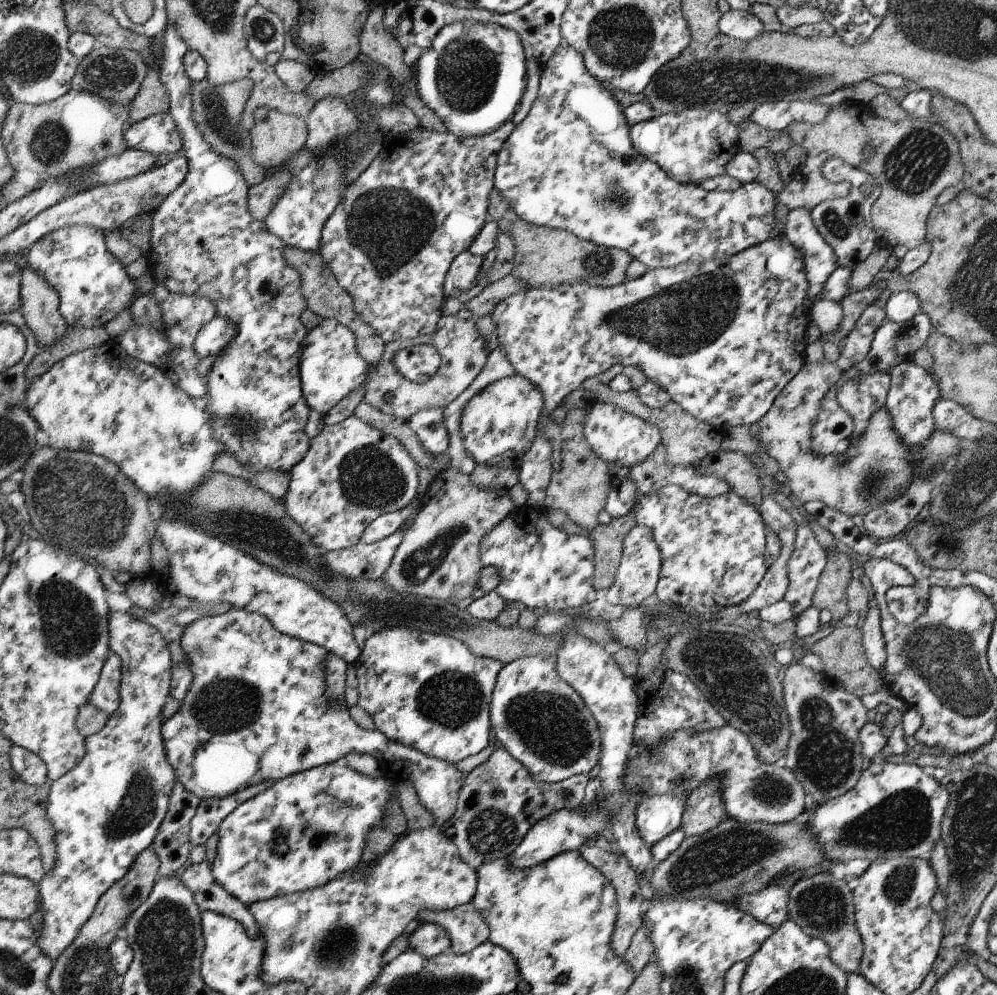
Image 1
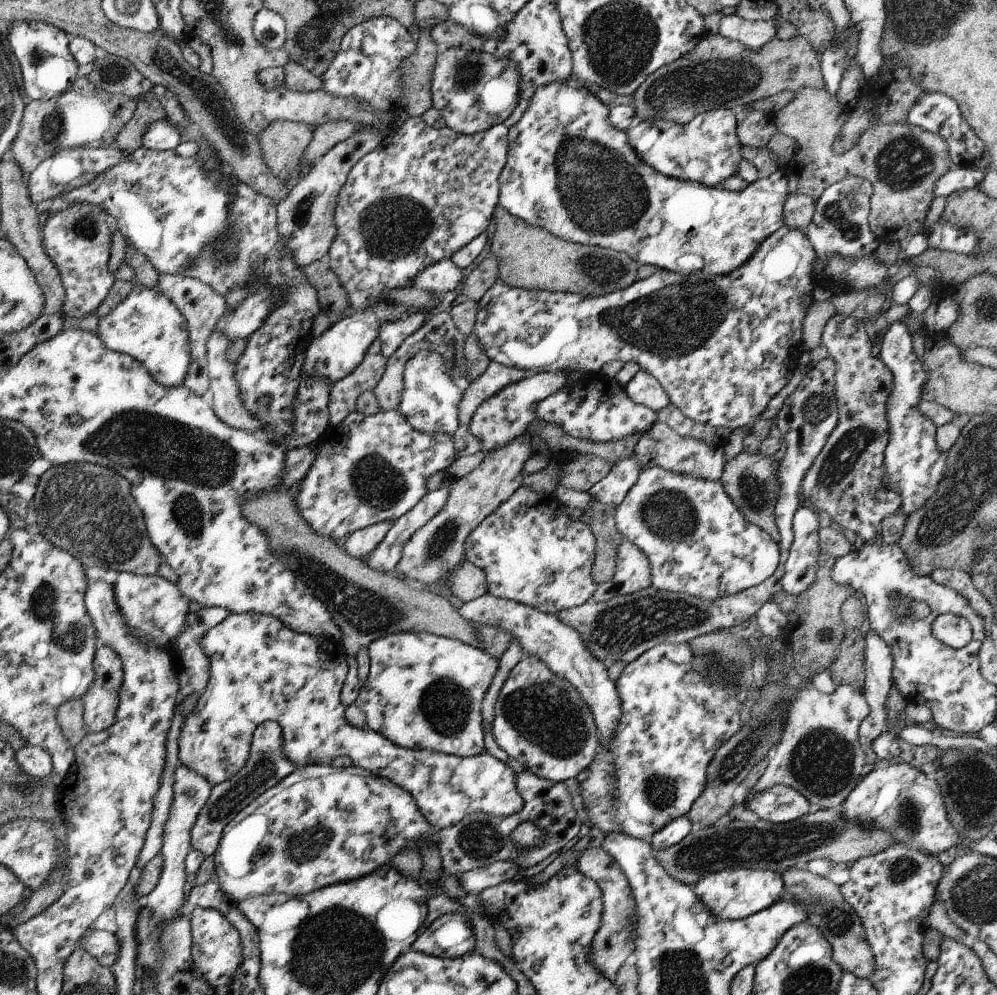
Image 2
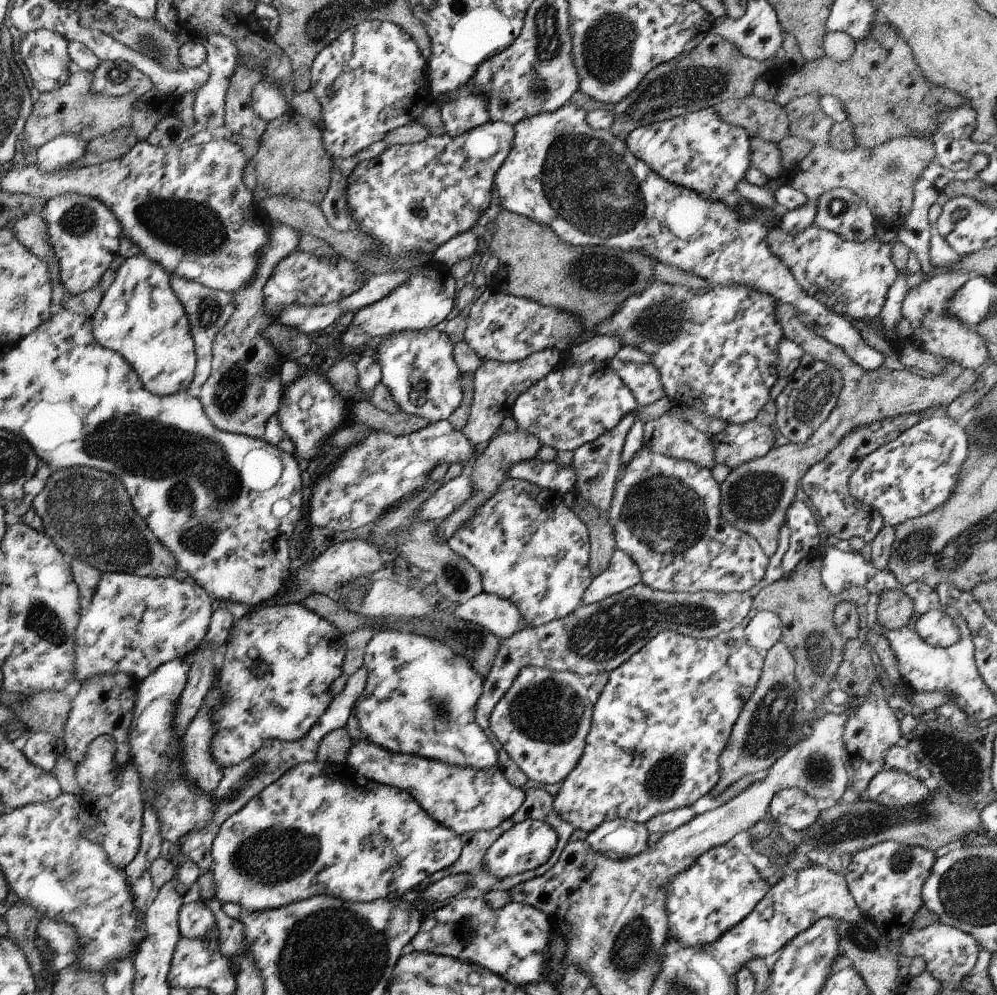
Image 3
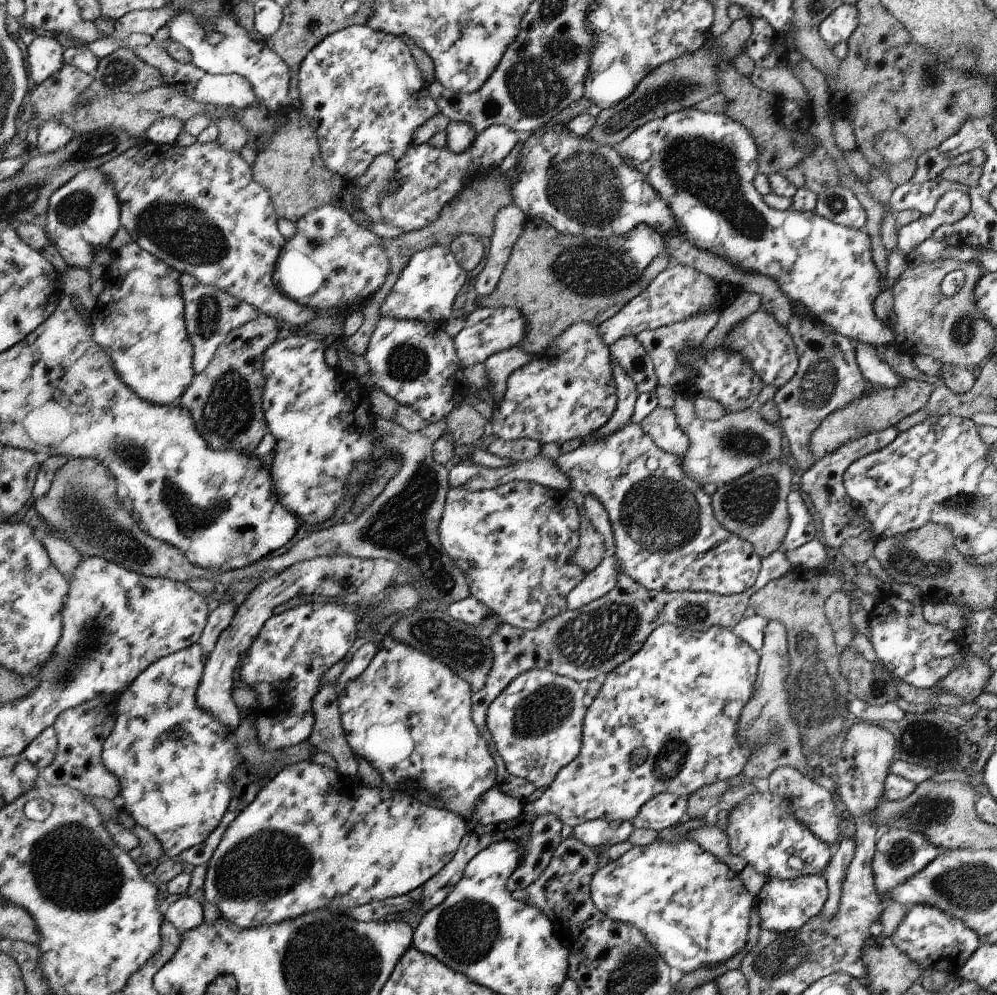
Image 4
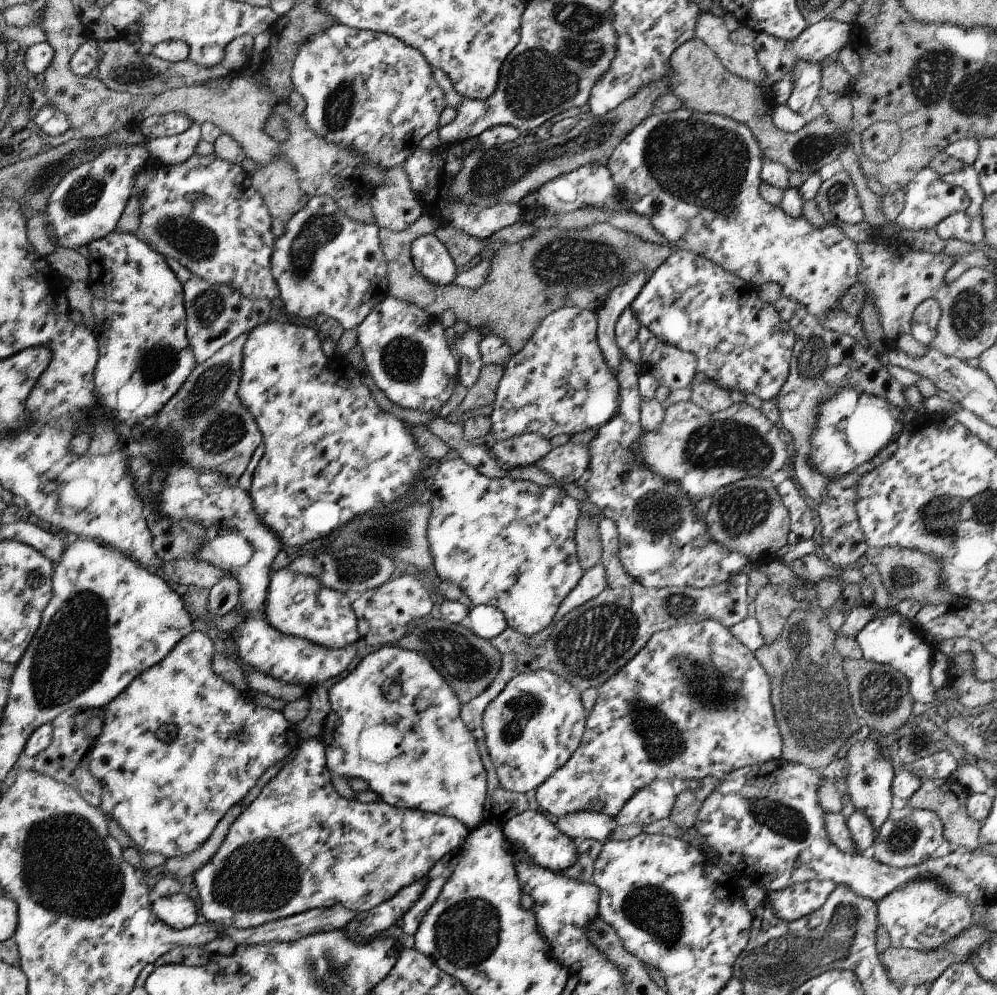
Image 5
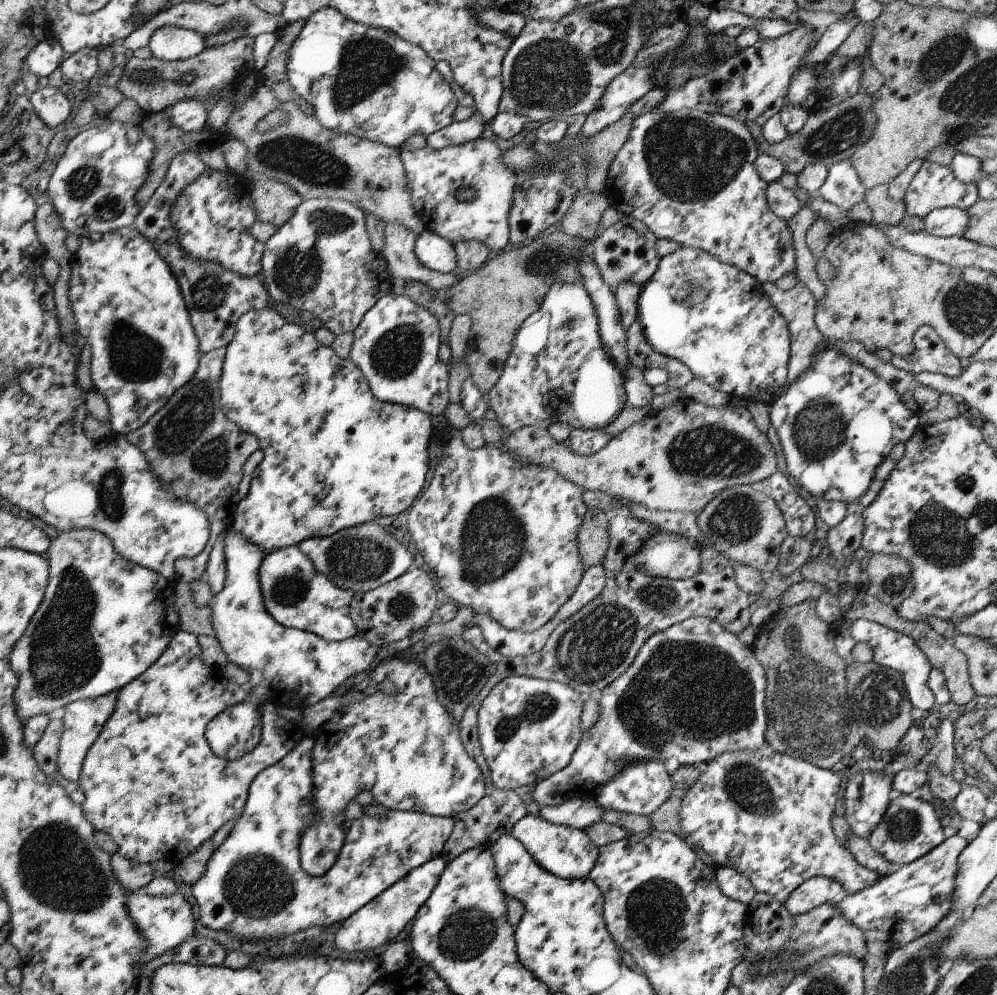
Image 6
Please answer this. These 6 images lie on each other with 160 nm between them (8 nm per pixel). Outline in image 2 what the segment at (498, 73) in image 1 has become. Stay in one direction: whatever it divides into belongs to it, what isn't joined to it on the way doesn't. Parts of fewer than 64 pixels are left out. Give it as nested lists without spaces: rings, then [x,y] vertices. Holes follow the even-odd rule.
[[[458,43],[443,48],[437,52],[430,92],[433,107],[444,117],[445,126],[457,131],[458,135],[473,135],[484,133],[485,130],[492,129],[494,125],[510,118],[521,96],[521,74],[517,62],[510,57],[502,58],[477,50],[468,44]]]

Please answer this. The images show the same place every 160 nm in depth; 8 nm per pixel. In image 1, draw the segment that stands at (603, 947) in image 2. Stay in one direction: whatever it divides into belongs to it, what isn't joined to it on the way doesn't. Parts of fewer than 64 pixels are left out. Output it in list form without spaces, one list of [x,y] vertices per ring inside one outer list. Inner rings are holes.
[[[586,846],[580,850],[580,853],[585,857],[586,862],[597,867],[615,886],[618,902],[618,922],[611,946],[614,948],[614,952],[623,958],[625,952],[630,948],[634,936],[636,936],[638,930],[641,928],[641,924],[644,922],[644,904],[646,898],[648,898],[648,891],[642,887],[642,884],[638,880],[637,871],[633,869],[629,859],[625,856],[614,854],[612,851],[607,852],[598,846]]]

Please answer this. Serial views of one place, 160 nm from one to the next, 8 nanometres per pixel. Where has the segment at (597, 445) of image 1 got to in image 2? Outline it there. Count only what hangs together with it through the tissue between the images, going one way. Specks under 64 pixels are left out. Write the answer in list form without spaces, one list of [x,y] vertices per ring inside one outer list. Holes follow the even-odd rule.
[[[601,370],[598,373],[580,374],[580,380],[568,383],[557,393],[551,394],[537,406],[537,419],[544,423],[555,422],[582,440],[592,442],[617,441],[628,436],[642,436],[657,422],[657,414],[649,407],[639,405],[628,395],[618,381]]]

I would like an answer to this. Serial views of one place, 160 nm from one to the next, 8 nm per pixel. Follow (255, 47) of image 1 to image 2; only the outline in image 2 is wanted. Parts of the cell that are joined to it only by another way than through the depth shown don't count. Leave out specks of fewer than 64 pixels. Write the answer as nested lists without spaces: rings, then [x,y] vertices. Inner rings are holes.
[[[262,8],[254,19],[254,36],[260,44],[269,49],[279,49],[285,45],[286,27],[282,16],[273,10]]]

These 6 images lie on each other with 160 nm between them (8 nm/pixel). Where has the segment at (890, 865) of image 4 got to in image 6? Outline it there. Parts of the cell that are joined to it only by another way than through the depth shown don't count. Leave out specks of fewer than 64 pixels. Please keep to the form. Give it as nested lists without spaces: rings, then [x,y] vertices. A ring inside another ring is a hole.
[[[896,794],[895,799],[882,818],[880,824],[873,830],[869,843],[888,862],[896,864],[910,864],[924,857],[931,850],[944,842],[944,832],[940,818],[936,816],[933,803],[922,799],[912,798],[910,795]]]

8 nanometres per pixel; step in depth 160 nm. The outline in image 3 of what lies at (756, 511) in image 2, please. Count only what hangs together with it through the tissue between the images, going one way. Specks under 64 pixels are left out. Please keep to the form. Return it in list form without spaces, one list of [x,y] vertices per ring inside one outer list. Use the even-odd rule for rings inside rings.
[[[778,299],[776,308],[776,319],[782,326],[783,336],[800,345],[805,354],[811,354],[816,360],[829,363],[831,367],[841,371],[844,388],[830,418],[808,441],[804,444],[788,443],[774,447],[765,457],[745,462],[732,469],[721,484],[723,517],[738,527],[738,530],[746,531],[757,538],[769,558],[772,558],[780,546],[781,526],[786,525],[785,520],[792,501],[800,496],[802,477],[830,450],[836,448],[845,434],[883,418],[922,412],[933,407],[942,407],[942,410],[952,407],[958,398],[975,389],[974,384],[978,382],[980,376],[975,370],[962,369],[950,361],[948,362],[950,368],[930,378],[924,378],[906,368],[890,364],[867,371],[839,346],[830,344],[825,338],[812,332],[800,320],[797,308],[793,304],[782,303]]]

